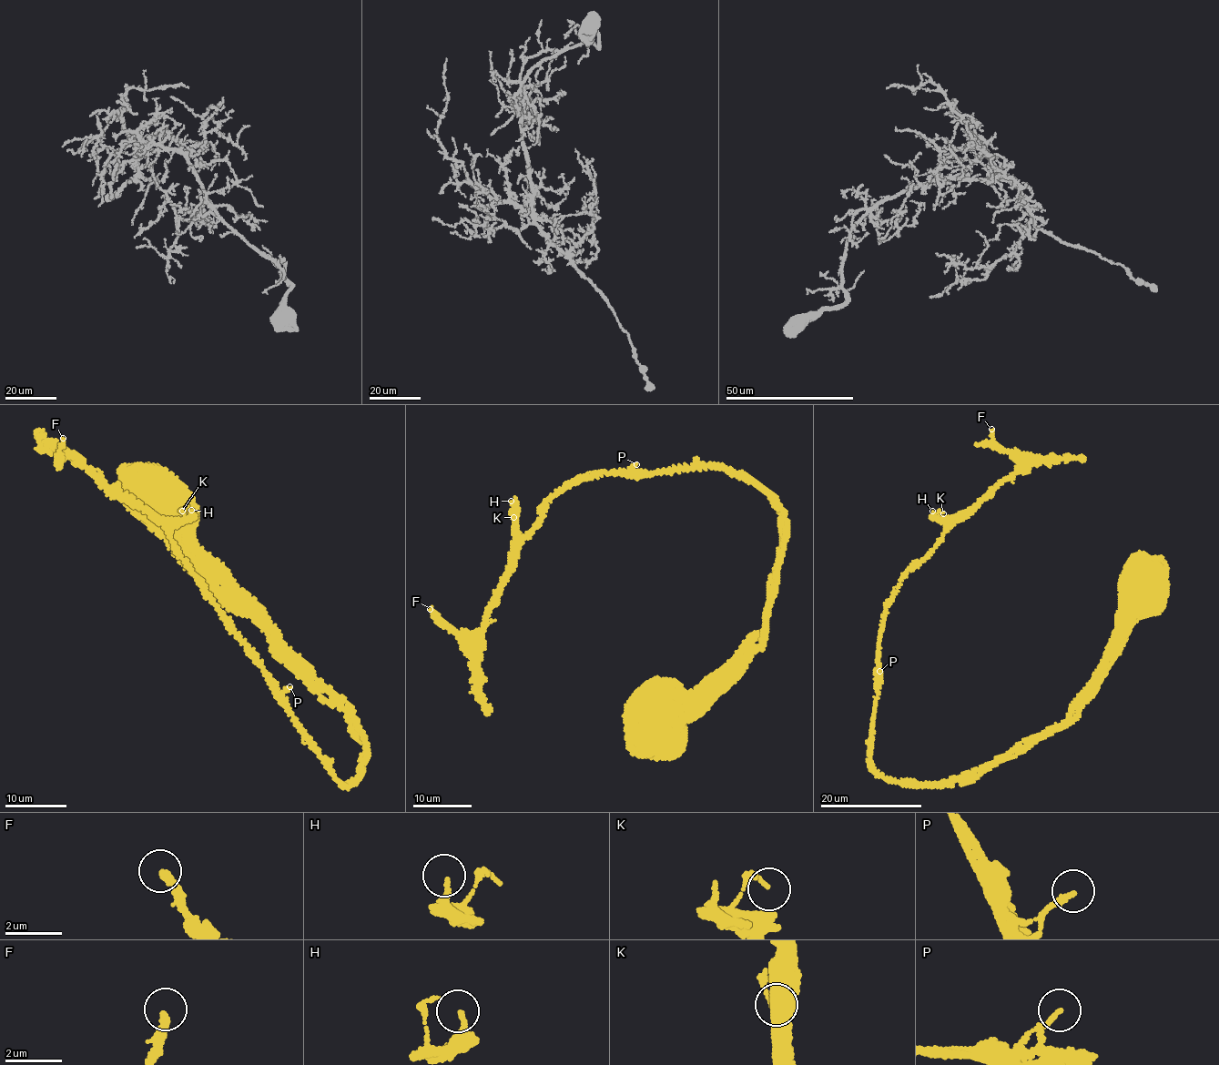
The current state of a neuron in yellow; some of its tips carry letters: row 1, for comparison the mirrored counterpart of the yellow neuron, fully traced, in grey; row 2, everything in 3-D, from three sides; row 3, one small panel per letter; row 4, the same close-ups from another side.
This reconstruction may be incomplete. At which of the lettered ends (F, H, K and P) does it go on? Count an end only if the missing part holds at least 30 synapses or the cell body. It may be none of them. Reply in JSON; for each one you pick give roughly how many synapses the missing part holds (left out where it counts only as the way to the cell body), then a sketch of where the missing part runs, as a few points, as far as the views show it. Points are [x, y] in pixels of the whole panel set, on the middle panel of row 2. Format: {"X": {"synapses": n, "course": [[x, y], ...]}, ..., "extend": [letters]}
{"H": {"synapses": 50}, "extend": ["H"]}

